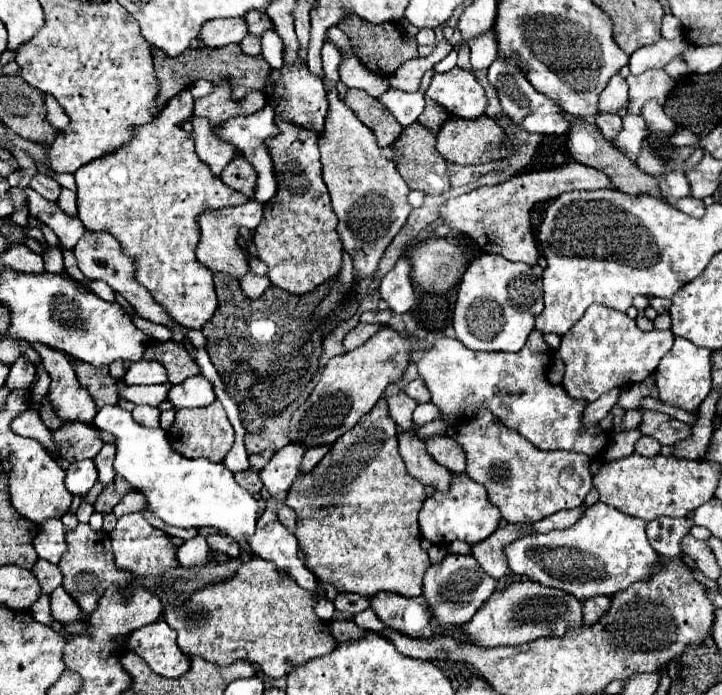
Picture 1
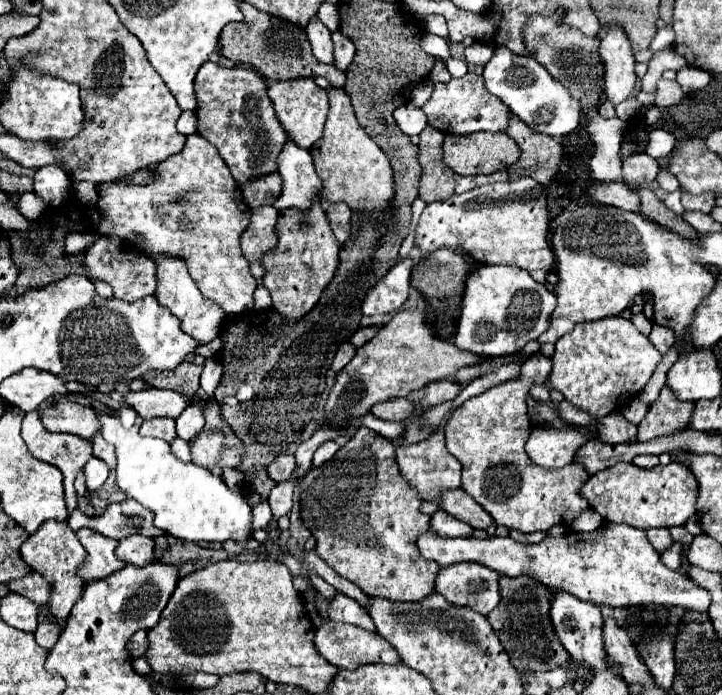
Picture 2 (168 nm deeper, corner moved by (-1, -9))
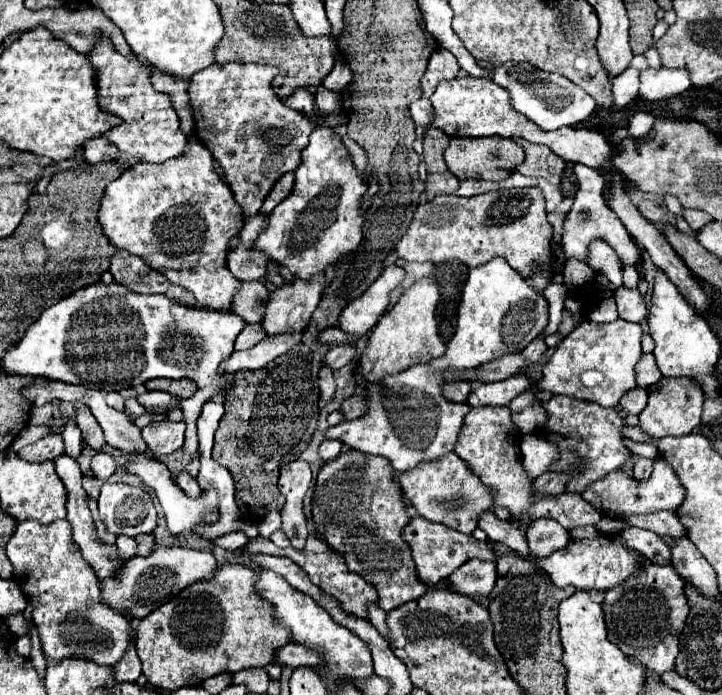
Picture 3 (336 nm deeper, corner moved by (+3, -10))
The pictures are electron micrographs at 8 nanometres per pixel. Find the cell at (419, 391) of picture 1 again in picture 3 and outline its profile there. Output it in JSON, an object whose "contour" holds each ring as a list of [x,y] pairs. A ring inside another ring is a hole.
{"contour":[[[456,380],[456,382],[448,382],[444,386],[444,394],[448,400],[452,402],[466,402],[468,394],[472,392],[472,384],[464,382],[464,380]]]}

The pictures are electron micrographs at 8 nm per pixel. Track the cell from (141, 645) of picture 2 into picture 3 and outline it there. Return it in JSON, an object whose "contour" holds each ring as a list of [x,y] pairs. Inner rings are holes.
{"contour":[[[36,520],[18,522],[6,552],[14,566],[12,578],[32,602],[32,620],[48,660],[82,658],[98,666],[112,666],[122,658],[130,644],[132,628],[122,614],[100,600],[98,578],[78,552],[68,520],[54,520],[50,524],[40,524]]]}

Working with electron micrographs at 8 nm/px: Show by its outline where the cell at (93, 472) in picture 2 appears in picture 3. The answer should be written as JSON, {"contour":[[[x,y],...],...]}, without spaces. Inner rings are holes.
{"contour":[[[96,454],[92,458],[92,462],[90,462],[90,468],[92,468],[92,472],[94,472],[96,478],[108,480],[116,472],[118,462],[116,462],[116,458],[112,454]]]}

